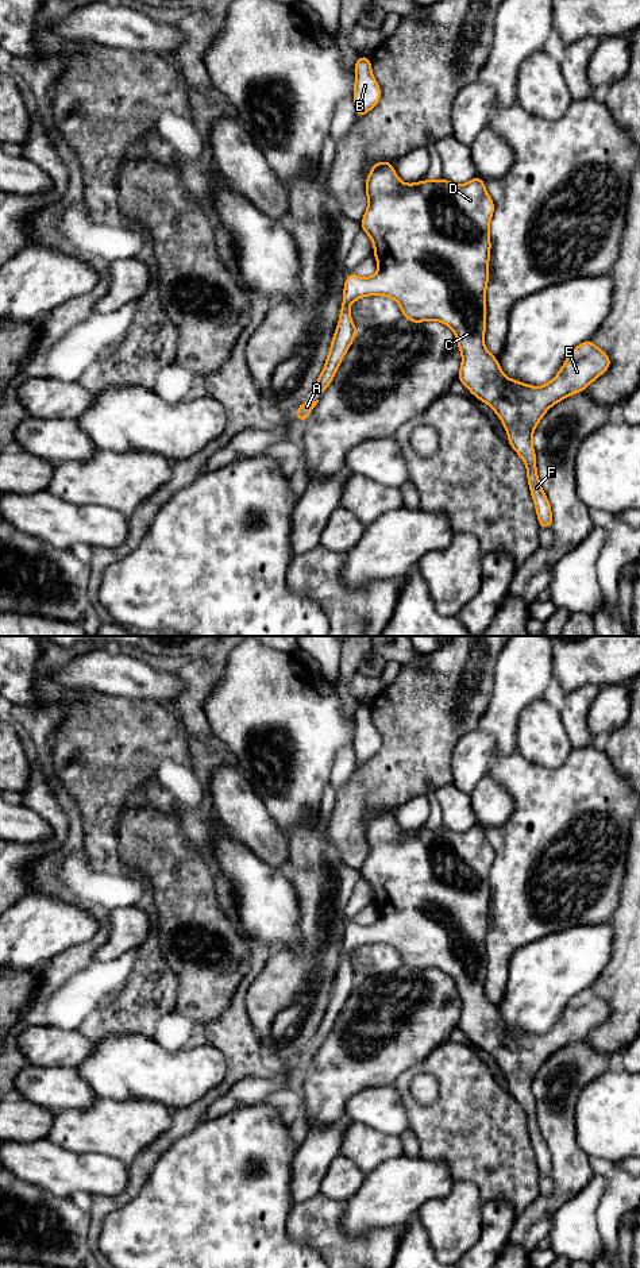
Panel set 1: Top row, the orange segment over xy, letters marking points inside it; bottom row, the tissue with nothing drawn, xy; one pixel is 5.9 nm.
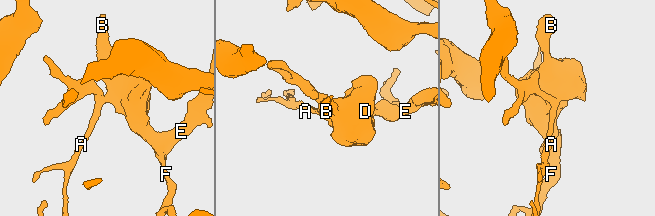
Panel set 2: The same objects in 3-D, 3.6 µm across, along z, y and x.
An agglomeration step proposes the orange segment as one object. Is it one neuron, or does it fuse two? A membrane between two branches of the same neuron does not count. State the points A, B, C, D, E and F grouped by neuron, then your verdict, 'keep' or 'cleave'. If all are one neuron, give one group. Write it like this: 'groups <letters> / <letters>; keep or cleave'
groups A / B C D E F; cleave

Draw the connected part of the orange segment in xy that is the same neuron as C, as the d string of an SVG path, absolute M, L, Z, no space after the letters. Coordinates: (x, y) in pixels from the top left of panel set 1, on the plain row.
M381 809L371 814L366 826L366 843L367 857L359 872L374 893L373 903L378 910L378 918L369 926L355 921L347 924L336 983L344 988L358 980L351 967L350 953L366 944L388 944L396 948L402 966L412 971L437 968L451 976L462 1001L458 1028L500 1065L508 1080L508 1091L527 1114L537 1171L551 1178L552 1160L537 1125L532 1083L552 1053L586 1038L594 1028L608 1020L609 1003L589 987L570 999L559 1021L544 1034L529 1034L502 1021L498 1007L483 991L491 897L489 874L494 851L486 840L483 828L478 824L463 833L444 826L404 832L396 822L394 814L388 809Z

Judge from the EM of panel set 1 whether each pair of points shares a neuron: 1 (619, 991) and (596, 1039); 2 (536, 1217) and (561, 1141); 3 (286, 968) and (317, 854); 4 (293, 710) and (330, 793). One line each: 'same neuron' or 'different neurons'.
1: same neuron
2: same neuron
3: same neuron
4: different neurons

